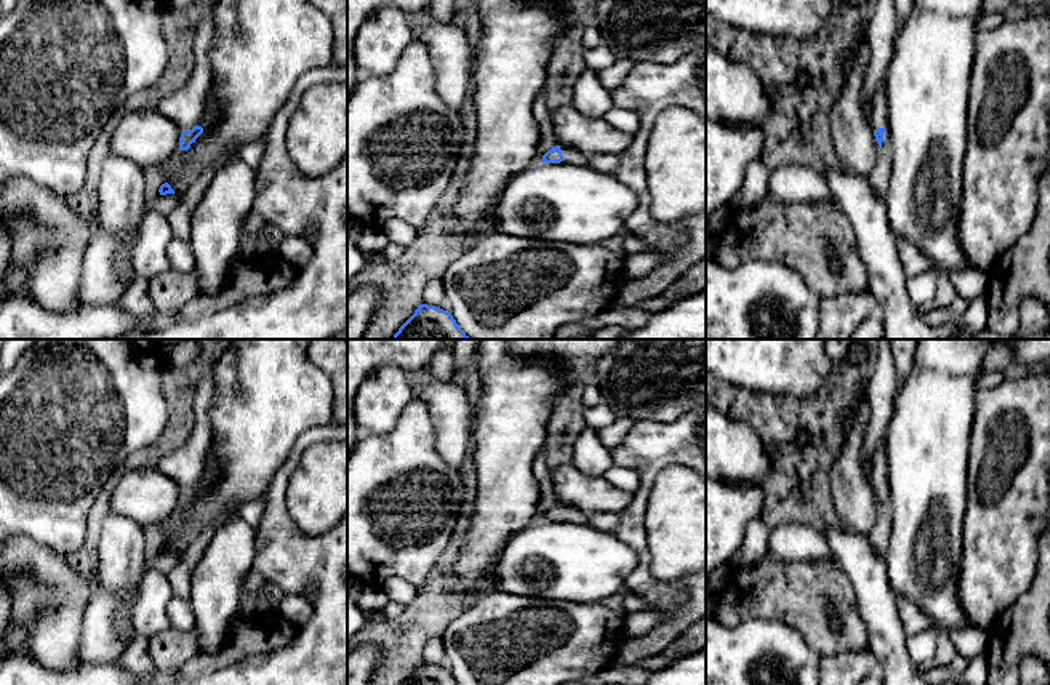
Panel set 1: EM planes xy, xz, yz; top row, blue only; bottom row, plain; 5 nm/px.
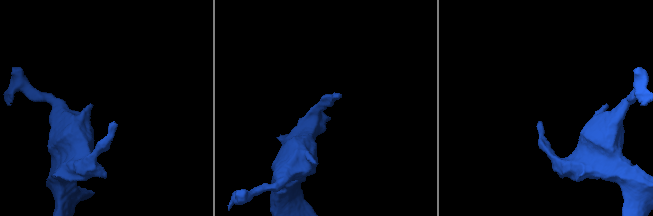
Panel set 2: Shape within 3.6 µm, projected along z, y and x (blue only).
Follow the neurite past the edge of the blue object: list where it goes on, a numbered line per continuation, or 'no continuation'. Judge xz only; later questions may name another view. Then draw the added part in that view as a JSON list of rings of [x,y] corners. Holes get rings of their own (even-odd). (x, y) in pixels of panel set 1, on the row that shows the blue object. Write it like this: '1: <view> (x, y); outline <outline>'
1: xz (570, 156); outline [[[560,146],[560,152],[563,155],[563,160],[560,163],[587,166],[589,162],[587,154],[563,146]]]

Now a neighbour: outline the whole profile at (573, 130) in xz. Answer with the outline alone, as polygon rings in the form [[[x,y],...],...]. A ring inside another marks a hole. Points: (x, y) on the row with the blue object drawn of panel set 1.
[[[571,104],[551,110],[557,146],[581,150],[584,154],[623,154],[634,136],[610,126],[603,118],[579,114]]]

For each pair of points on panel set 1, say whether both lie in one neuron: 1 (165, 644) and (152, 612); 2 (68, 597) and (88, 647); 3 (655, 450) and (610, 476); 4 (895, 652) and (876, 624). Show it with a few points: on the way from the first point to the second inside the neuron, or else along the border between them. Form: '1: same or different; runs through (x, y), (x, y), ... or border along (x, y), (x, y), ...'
1: different; border along (172, 628), (149, 640)
2: different; border along (96, 594), (84, 615), (79, 640), (82, 661)
3: different; border along (613, 463), (629, 466), (639, 476), (634, 493)
4: same; runs through (889, 645), (887, 636), (882, 631)

